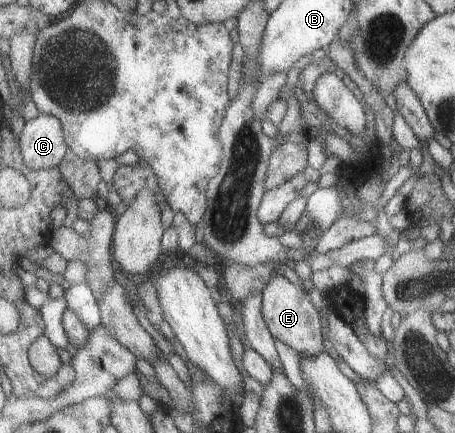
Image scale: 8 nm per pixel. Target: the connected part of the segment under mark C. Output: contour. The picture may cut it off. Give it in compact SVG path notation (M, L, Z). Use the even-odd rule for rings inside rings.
M45 113L26 122L18 142L25 164L38 172L57 168L69 150L60 118Z

